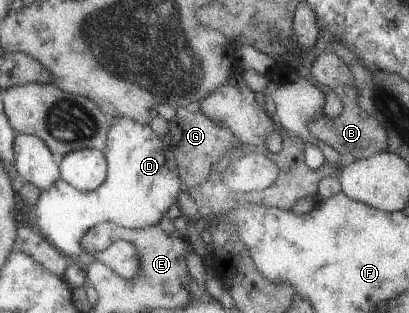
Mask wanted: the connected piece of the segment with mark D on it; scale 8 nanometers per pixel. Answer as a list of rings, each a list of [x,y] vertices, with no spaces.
[[[128,117],[114,118],[114,123],[106,131],[102,152],[106,159],[106,177],[96,189],[80,191],[58,178],[48,189],[39,191],[35,205],[19,203],[17,208],[50,245],[66,257],[73,258],[82,268],[99,261],[118,277],[134,279],[141,261],[134,241],[118,239],[104,251],[88,253],[81,247],[80,237],[102,222],[136,229],[158,224],[166,209],[176,203],[176,195],[181,191],[176,161],[160,135],[148,125]]]

